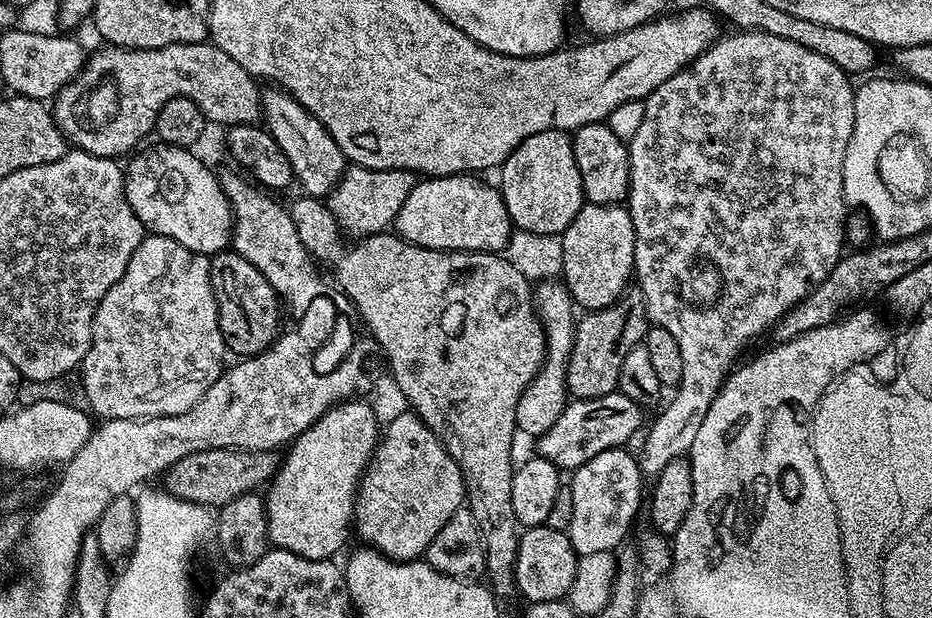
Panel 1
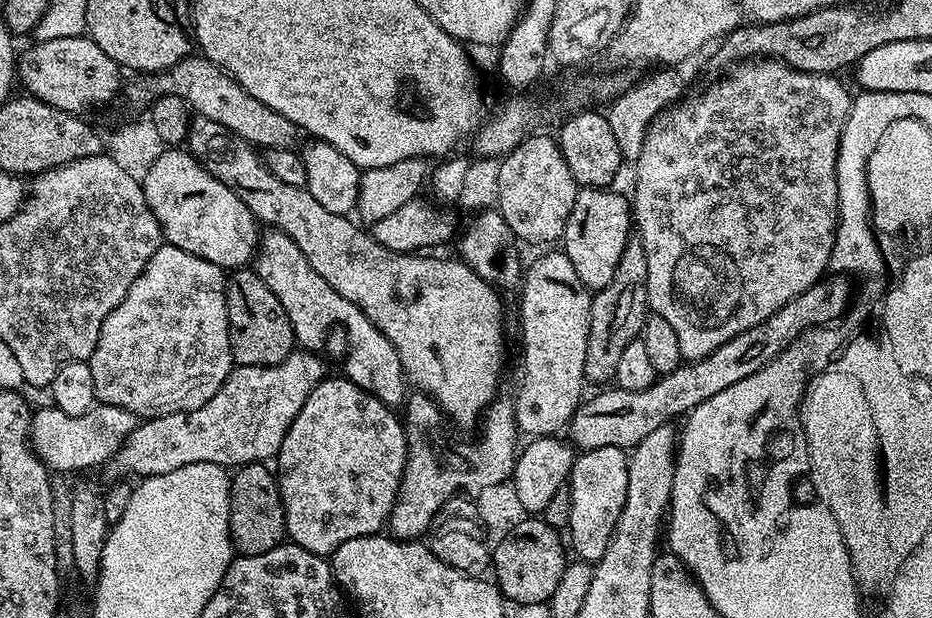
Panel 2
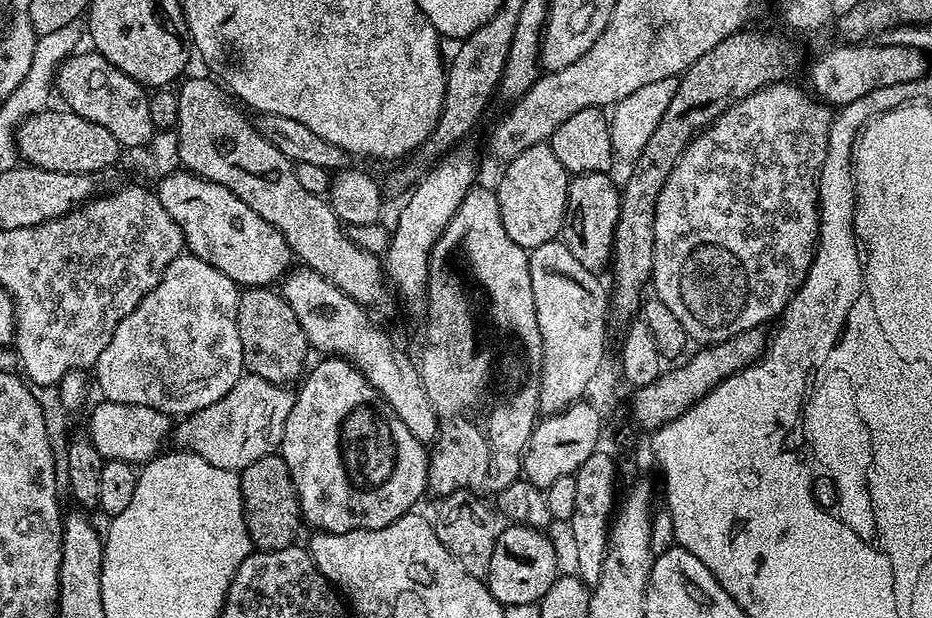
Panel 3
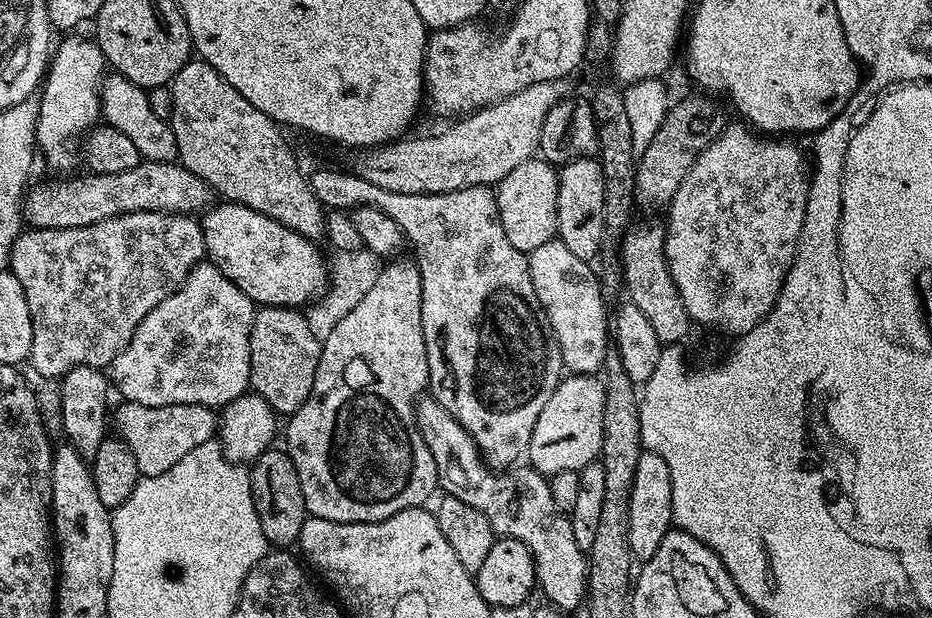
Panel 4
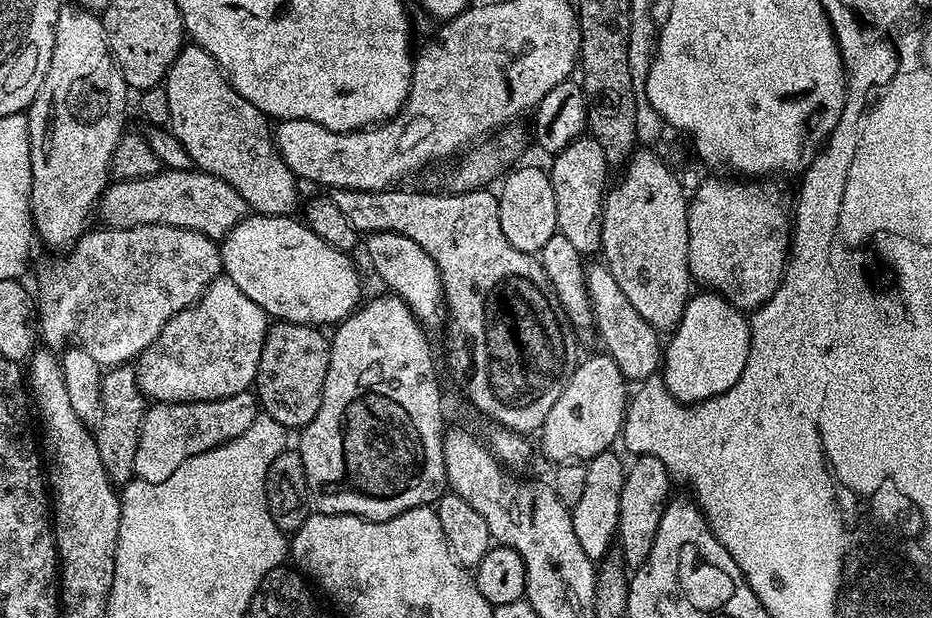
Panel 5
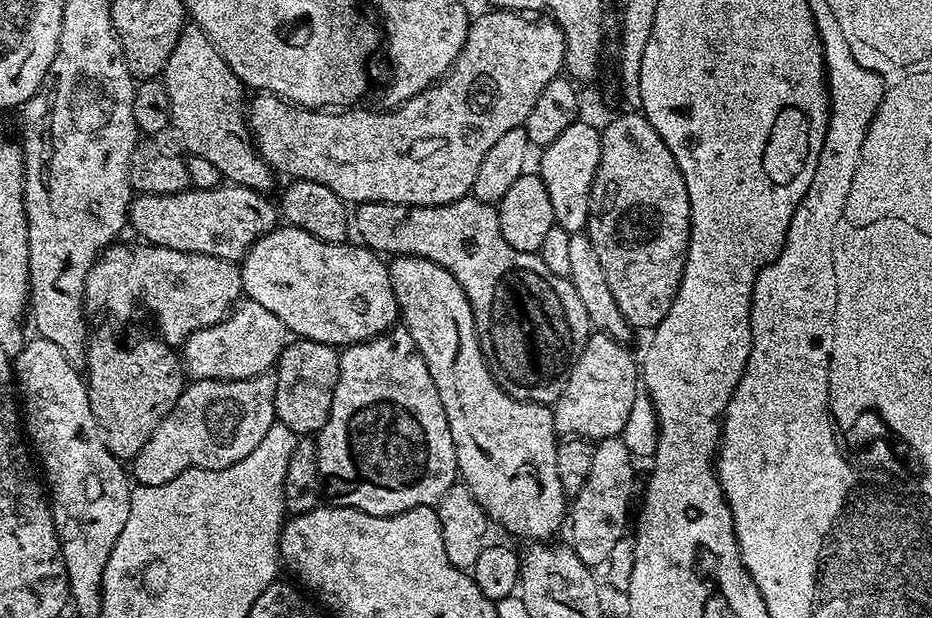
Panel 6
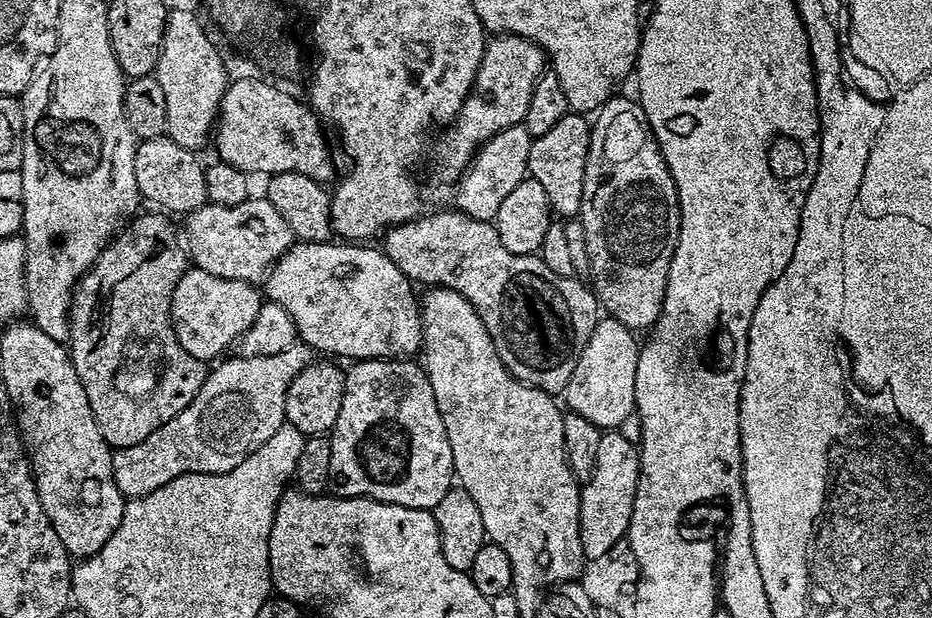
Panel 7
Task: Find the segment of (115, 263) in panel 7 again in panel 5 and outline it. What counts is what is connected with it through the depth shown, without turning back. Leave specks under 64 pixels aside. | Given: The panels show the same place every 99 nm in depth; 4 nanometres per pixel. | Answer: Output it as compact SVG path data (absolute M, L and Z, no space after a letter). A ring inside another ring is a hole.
M109 367L104 372L100 402L102 414L99 422L94 426L98 458L102 458L102 466L106 466L106 474L111 478L113 484L123 486L134 476L140 427L146 411L146 397L136 384L135 367Z

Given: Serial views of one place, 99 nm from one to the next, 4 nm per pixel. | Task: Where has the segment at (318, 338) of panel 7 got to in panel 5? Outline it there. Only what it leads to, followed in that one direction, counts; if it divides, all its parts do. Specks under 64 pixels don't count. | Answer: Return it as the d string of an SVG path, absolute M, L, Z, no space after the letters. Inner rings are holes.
M249 214L236 223L234 230L224 235L224 239L219 241L219 246L223 275L230 282L234 282L234 286L238 286L238 290L242 290L242 294L246 294L250 302L258 302L261 310L273 321L335 326L351 315L361 303L360 272L352 265L353 257L322 242L322 238L318 238L318 234L314 234L314 230L310 230L307 224L301 222L295 215Z

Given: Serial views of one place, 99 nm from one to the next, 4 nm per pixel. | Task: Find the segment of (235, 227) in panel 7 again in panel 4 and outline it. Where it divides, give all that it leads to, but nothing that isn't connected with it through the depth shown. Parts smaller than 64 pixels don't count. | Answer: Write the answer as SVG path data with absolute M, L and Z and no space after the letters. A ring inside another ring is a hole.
M144 160L130 170L118 174L84 174L73 180L52 180L49 184L33 183L25 191L22 216L32 228L77 228L102 222L131 212L170 212L200 214L213 203L213 189L190 174L179 162L167 164Z

